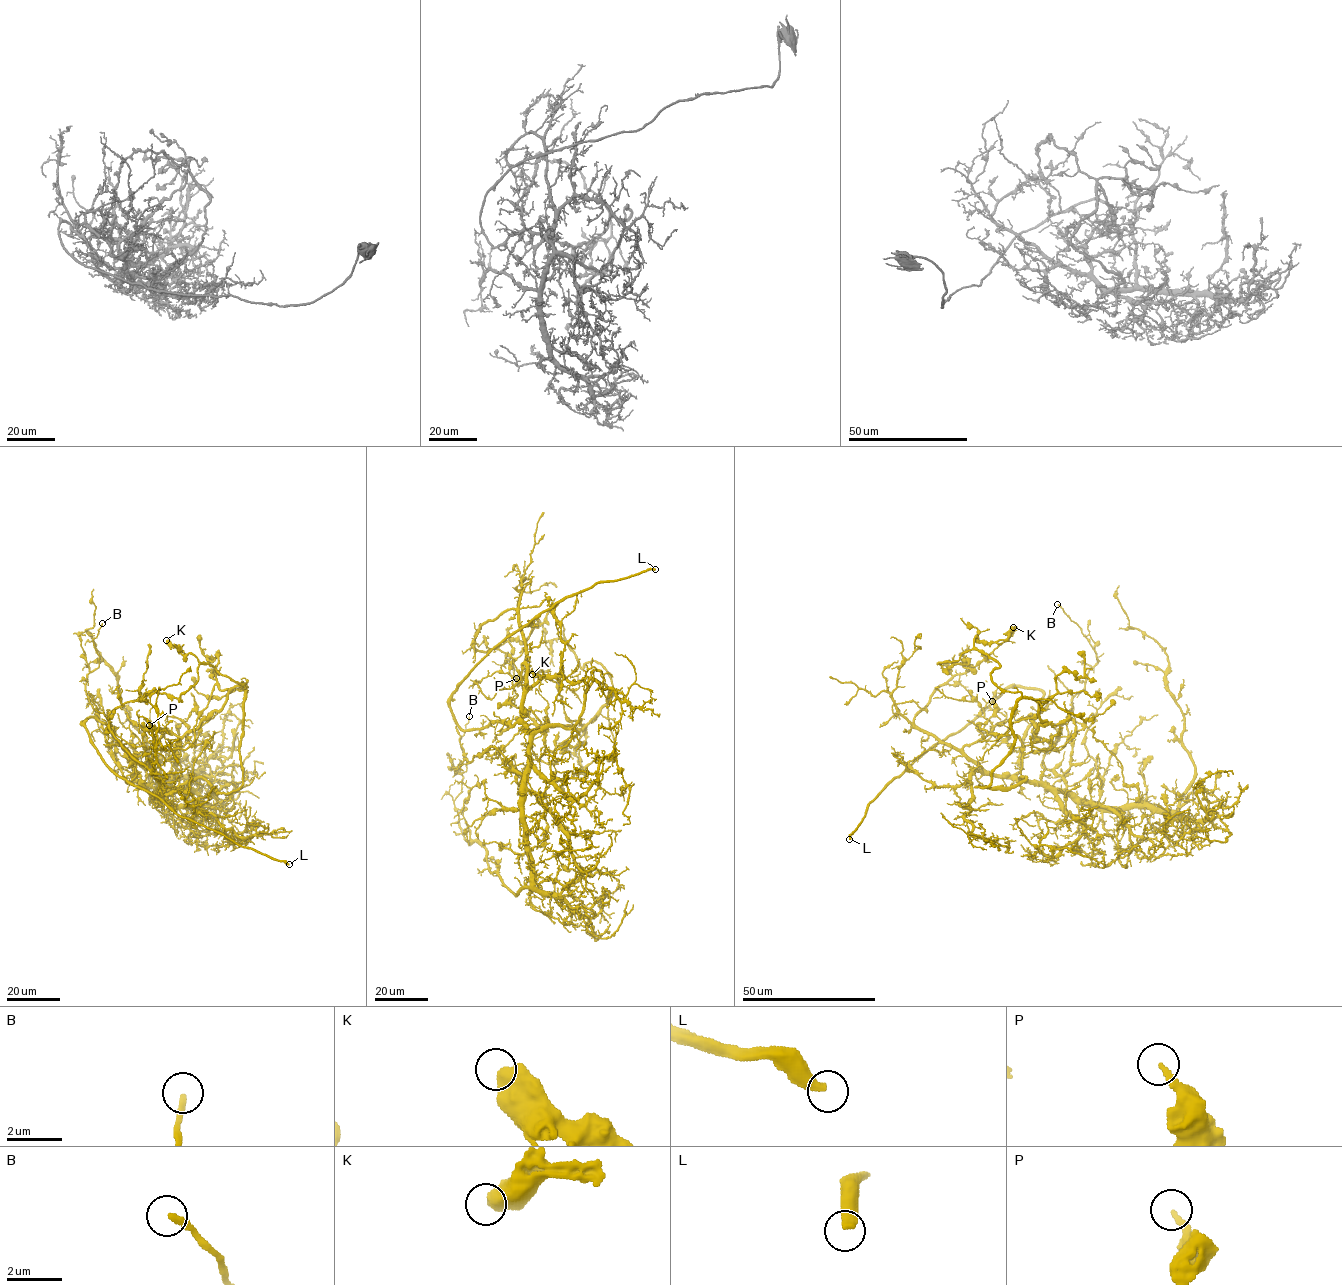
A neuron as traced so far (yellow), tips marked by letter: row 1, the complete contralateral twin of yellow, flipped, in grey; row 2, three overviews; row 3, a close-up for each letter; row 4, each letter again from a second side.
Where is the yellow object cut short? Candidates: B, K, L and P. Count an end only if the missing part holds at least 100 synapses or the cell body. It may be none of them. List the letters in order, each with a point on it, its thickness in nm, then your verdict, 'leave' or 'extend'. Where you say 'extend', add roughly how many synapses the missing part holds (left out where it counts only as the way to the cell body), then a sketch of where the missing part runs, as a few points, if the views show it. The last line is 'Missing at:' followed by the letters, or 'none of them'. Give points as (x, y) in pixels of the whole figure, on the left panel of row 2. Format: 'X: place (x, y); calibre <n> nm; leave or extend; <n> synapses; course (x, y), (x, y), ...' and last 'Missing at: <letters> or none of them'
B: place (102, 623); calibre 240 nm; leave
K: place (166, 640); calibre 600 nm; leave
L: place (289, 864); calibre 400 nm; extend
P: place (149, 725); calibre 200 nm; leave
Missing at: L

